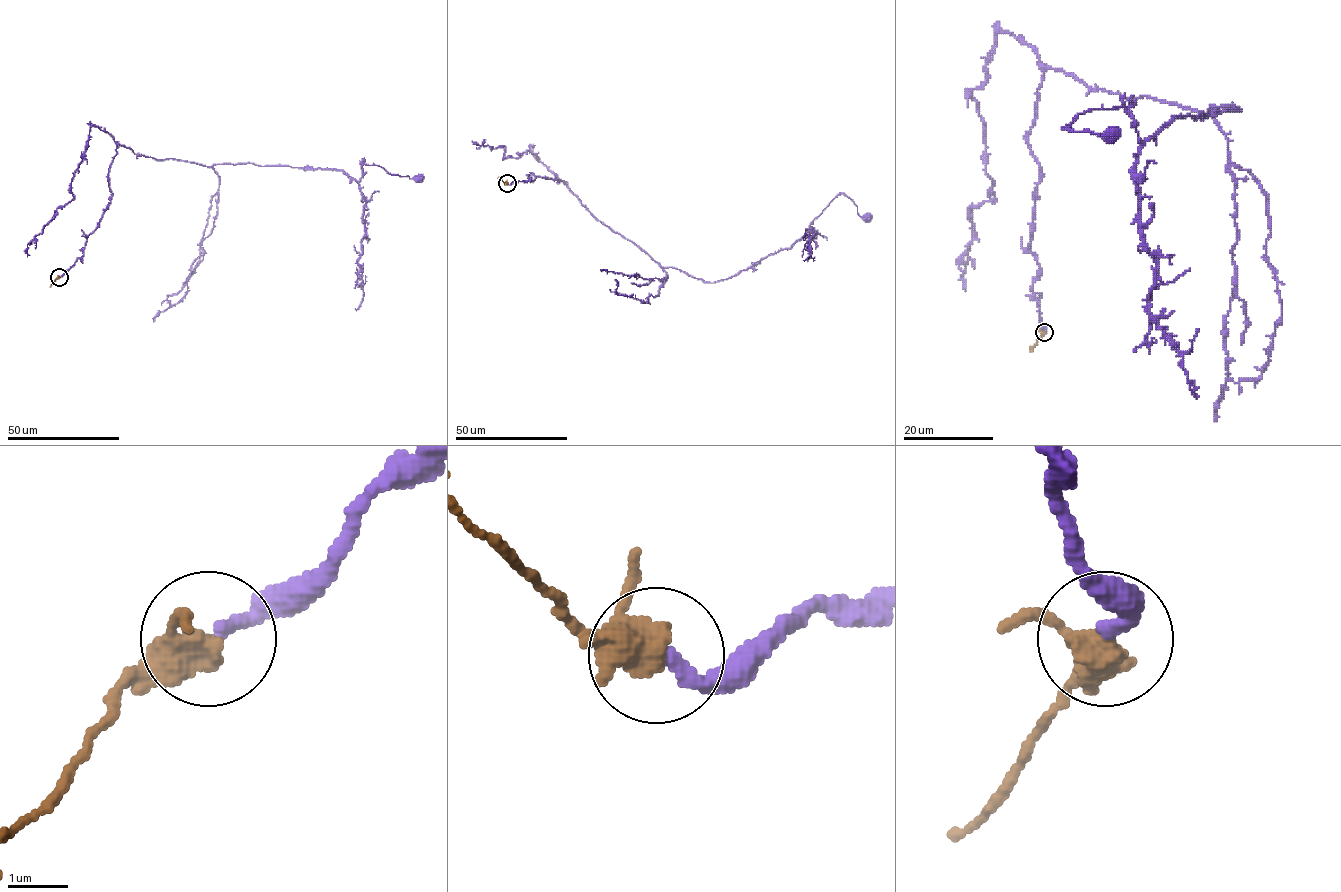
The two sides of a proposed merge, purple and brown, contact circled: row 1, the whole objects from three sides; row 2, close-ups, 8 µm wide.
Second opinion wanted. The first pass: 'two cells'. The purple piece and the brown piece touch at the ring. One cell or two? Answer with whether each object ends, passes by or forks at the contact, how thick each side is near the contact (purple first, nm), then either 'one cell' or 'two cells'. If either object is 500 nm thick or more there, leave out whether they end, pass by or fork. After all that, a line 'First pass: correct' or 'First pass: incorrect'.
purple ends | brown passes by | 240/460 nm | one cell
First pass: incorrect

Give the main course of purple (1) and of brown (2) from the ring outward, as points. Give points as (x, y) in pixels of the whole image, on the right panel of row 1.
1: (1044, 331), (1027, 133), (1047, 69), (1240, 110), (1144, 141), (1123, 107), (1063, 127), (1109, 133)
2: (1044, 331), (1029, 352)

